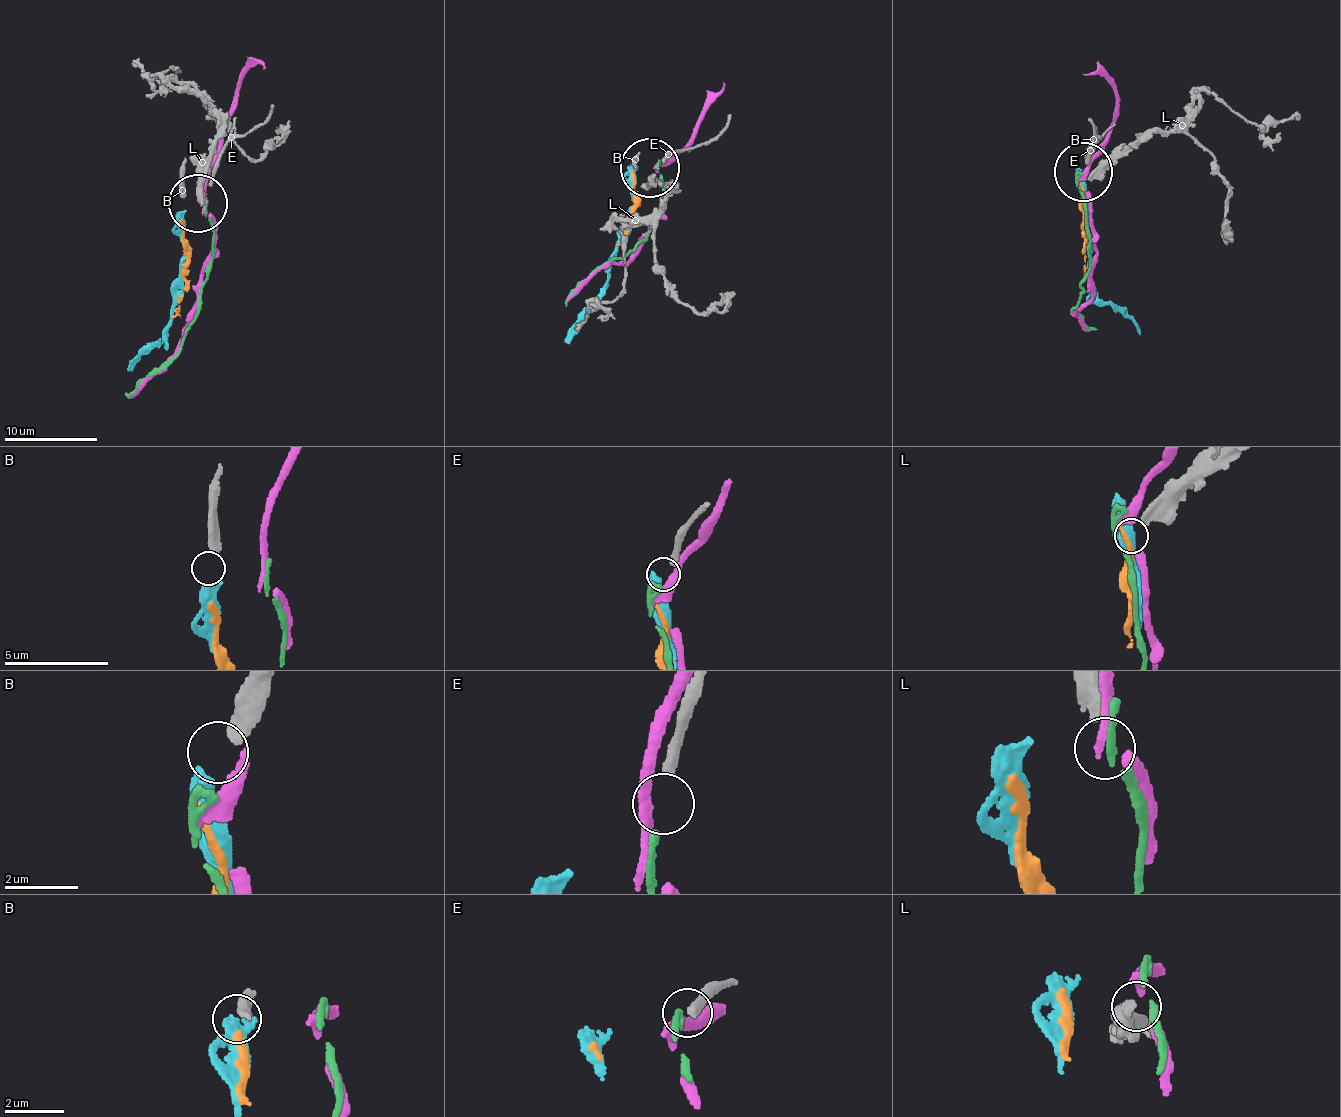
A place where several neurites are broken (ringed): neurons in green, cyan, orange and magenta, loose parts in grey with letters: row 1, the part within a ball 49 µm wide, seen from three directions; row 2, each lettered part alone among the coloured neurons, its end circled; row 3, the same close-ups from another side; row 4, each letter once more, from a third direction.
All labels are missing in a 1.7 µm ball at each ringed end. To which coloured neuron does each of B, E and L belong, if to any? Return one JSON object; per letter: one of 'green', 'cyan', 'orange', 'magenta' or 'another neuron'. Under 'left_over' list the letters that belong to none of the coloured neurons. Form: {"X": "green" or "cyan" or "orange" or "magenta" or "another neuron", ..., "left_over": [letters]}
{"B": "cyan", "E": "green", "L": "another neuron", "left_over": ["L"]}

